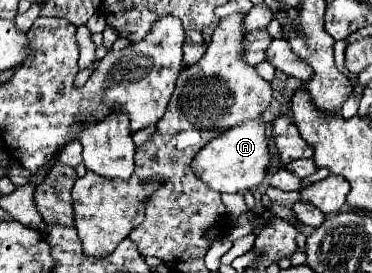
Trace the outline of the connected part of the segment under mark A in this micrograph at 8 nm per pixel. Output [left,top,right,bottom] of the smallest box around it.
[192,119,270,193]

